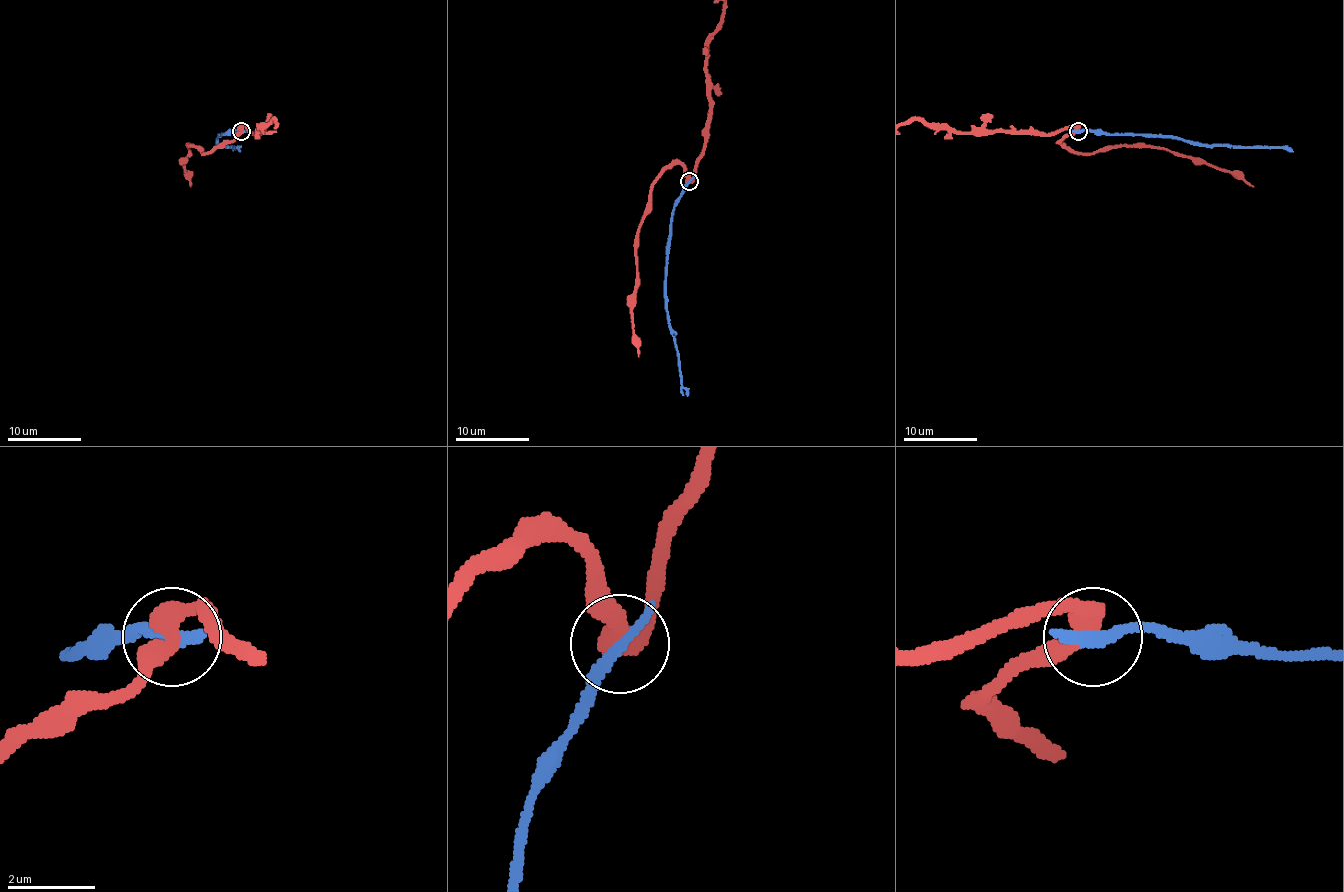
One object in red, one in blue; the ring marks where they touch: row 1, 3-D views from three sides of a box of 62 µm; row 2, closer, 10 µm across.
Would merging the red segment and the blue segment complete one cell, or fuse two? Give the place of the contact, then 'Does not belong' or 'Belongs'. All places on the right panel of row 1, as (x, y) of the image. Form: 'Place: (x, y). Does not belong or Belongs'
Place: (1078, 131). Does not belong

